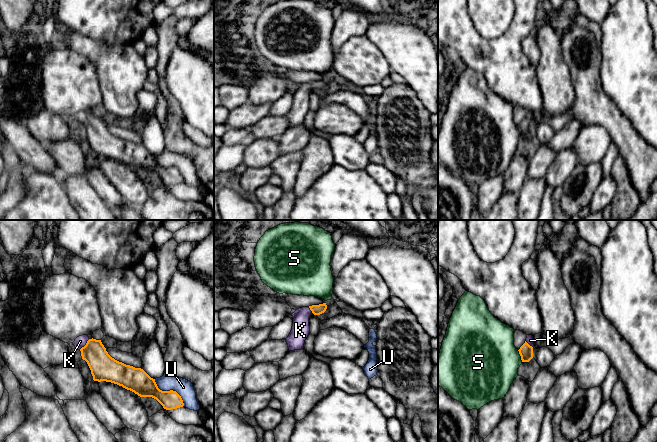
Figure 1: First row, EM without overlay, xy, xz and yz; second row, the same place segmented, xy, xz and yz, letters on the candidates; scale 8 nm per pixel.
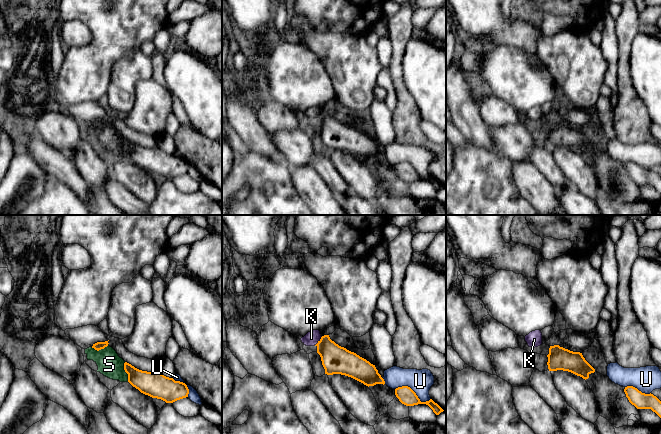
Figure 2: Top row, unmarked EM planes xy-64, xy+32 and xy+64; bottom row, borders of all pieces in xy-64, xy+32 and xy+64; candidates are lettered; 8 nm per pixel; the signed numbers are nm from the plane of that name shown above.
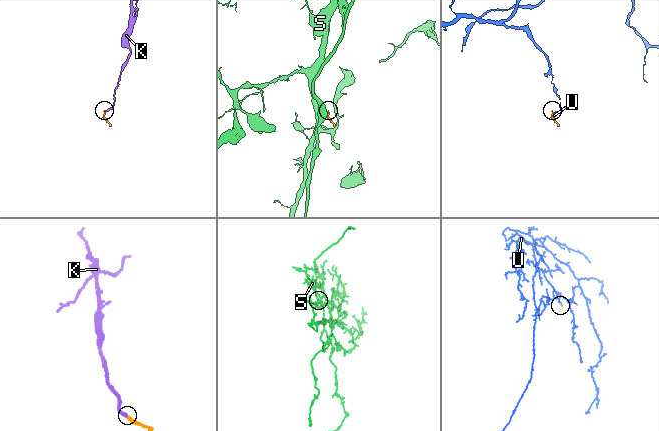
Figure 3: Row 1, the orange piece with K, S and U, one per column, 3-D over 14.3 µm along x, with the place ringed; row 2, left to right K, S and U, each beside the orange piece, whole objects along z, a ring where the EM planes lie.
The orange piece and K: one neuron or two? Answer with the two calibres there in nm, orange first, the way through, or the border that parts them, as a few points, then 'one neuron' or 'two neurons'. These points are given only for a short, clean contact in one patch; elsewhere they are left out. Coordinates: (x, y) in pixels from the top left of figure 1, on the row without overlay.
220/90 nm | across xy (103, 143), (97, 133), (85, 121), (80, 117) | one neuron

